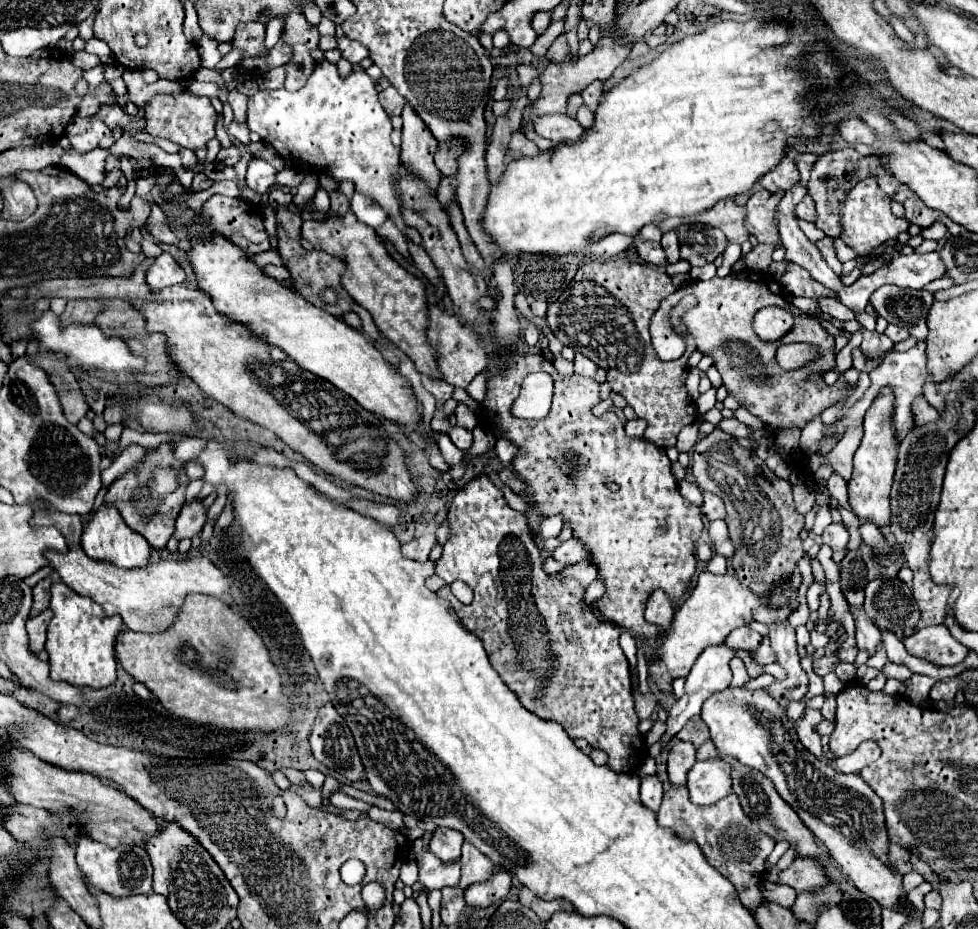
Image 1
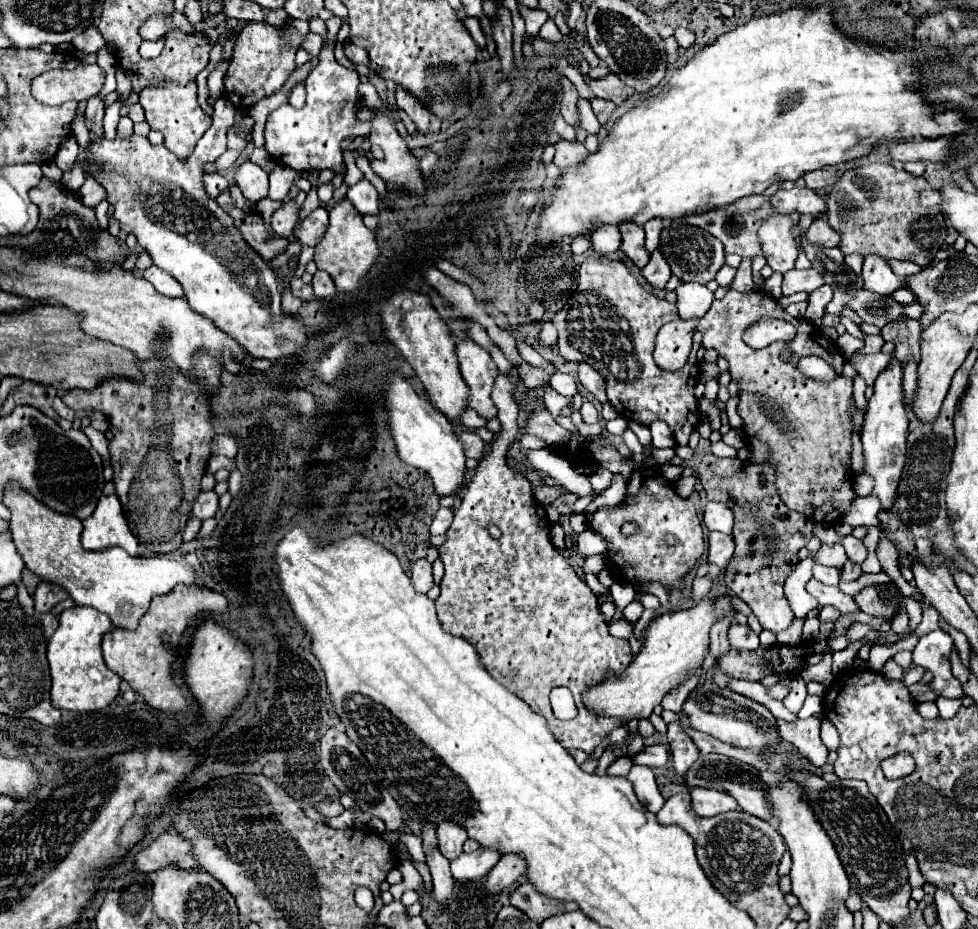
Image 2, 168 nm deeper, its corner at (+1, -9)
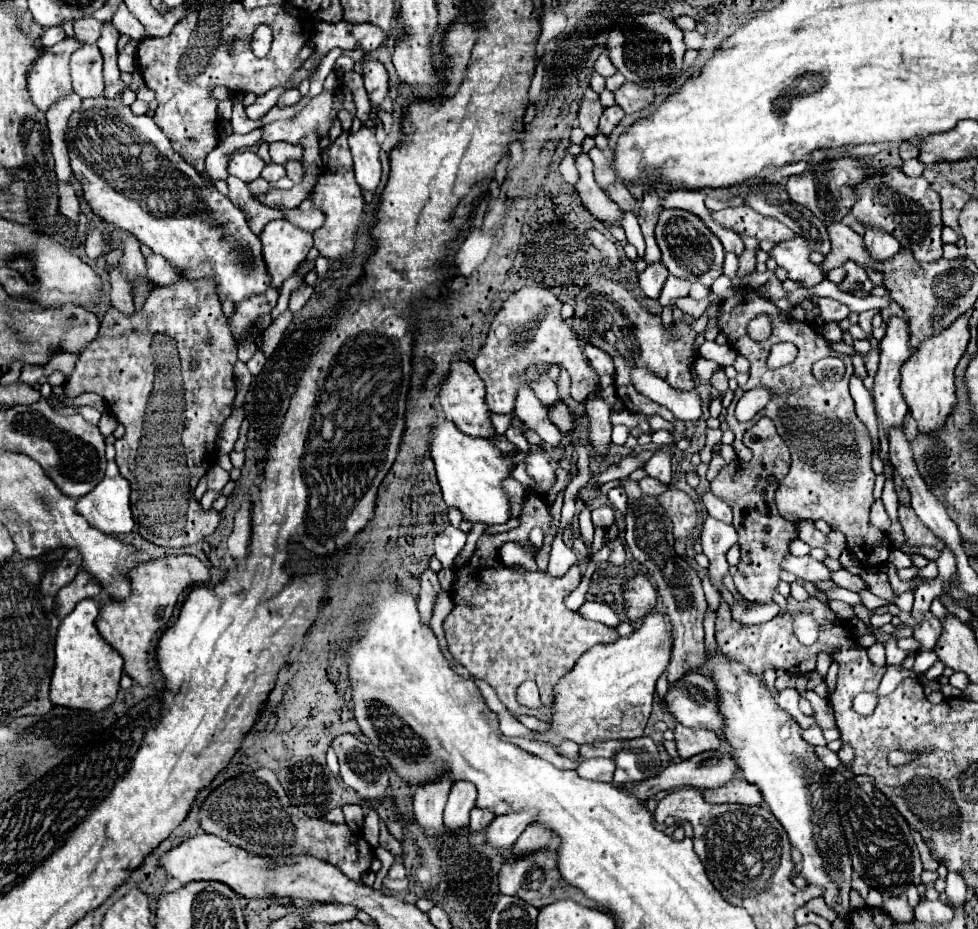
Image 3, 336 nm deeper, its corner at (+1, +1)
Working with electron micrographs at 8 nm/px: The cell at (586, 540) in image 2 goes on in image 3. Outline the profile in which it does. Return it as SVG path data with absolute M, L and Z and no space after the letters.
M600 506L592 512L592 522L594 526L602 526L602 528L608 528L614 524L614 512L610 506Z

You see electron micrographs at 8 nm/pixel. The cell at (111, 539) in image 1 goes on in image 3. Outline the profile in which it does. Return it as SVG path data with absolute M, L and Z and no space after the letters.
M124 476L104 478L88 496L76 502L76 512L82 514L94 528L104 534L128 534L134 528L130 512L130 484Z

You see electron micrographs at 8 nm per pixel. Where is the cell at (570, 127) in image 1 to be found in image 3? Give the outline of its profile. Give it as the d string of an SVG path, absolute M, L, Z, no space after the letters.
M580 154L576 158L576 168L580 172L580 180L576 184L576 190L582 198L582 206L596 218L602 220L606 224L614 224L620 226L620 220L624 216L624 210L612 202L602 188L596 184L594 174L592 174L592 160L588 158L588 154Z

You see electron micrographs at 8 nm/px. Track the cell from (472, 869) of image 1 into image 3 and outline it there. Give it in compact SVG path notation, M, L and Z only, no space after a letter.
M478 806L472 808L472 818L470 818L470 828L472 830L482 830L484 826L488 826L494 820L494 814L490 810L480 810Z

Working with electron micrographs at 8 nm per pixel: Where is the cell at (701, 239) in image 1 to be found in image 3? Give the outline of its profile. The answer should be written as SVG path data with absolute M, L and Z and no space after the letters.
M662 210L658 216L654 236L662 250L662 264L672 276L684 278L688 282L700 282L708 288L718 276L722 276L724 248L698 216L692 216L684 210Z

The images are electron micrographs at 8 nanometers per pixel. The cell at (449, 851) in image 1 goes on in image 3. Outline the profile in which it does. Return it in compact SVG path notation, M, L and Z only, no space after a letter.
M464 780L454 782L444 810L444 824L448 828L468 826L470 810L474 808L474 802L476 802L476 786Z

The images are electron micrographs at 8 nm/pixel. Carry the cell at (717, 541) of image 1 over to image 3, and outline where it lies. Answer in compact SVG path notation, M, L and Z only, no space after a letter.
M706 518L702 528L702 548L710 560L708 572L716 588L718 588L718 582L722 582L722 576L728 572L726 552L730 550L730 546L736 544L736 540L738 540L738 534L734 526L718 522L714 518Z

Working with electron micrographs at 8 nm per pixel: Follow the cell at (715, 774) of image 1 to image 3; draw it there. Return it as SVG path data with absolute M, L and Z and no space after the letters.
M734 778L720 788L706 790L704 800L714 802L714 804L718 804L718 802L740 802L740 804L746 804L746 806L764 804L760 788L756 788L756 784L750 784L744 778Z

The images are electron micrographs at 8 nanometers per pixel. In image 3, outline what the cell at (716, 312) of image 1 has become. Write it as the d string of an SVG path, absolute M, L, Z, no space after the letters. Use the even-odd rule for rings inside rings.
M738 288L736 298L724 300L720 306L718 316L718 328L726 334L728 342L736 348L738 354L746 356L750 360L750 380L746 384L746 390L752 390L756 386L770 386L774 390L774 398L768 402L768 406L758 412L758 416L750 422L738 422L734 416L736 402L740 398L734 398L728 406L726 422L730 430L736 434L734 450L736 456L742 462L748 462L752 458L752 452L742 444L742 434L762 416L770 418L776 424L776 430L780 438L790 448L792 454L792 468L790 474L782 480L780 490L776 492L776 506L780 514L786 520L796 518L810 518L810 520L826 520L832 530L838 530L848 540L848 550L860 560L864 568L876 568L886 564L892 542L886 536L886 532L872 528L868 522L870 506L874 502L872 490L876 474L872 470L872 438L868 434L868 428L858 420L854 412L854 400L848 390L848 380L854 372L850 356L844 356L846 364L846 376L840 382L818 382L812 376L812 364L820 358L838 356L834 350L830 350L822 336L816 334L816 330L810 324L794 322L794 320L782 320L780 310L770 302L758 296L756 290L750 288ZM760 314L768 314L772 318L772 334L764 342L754 342L748 336L748 322ZM776 342L792 342L798 348L798 356L792 364L770 370L766 366L766 358L770 354L770 346Z

